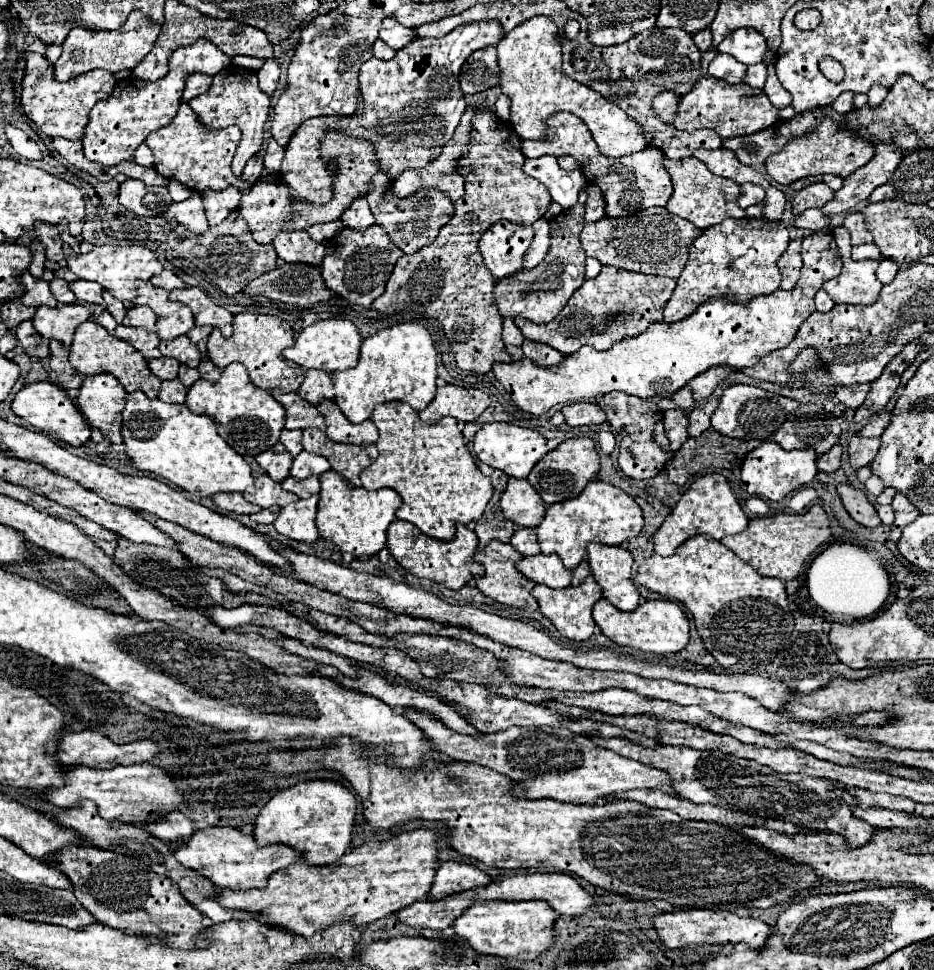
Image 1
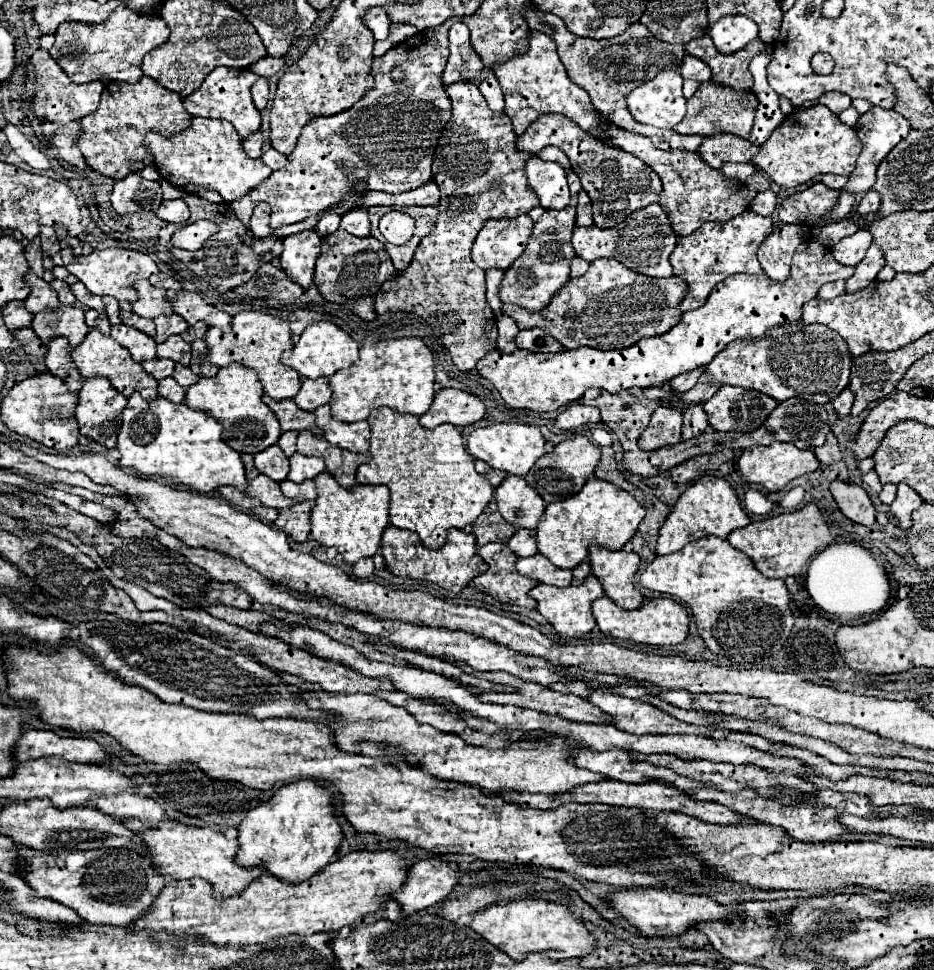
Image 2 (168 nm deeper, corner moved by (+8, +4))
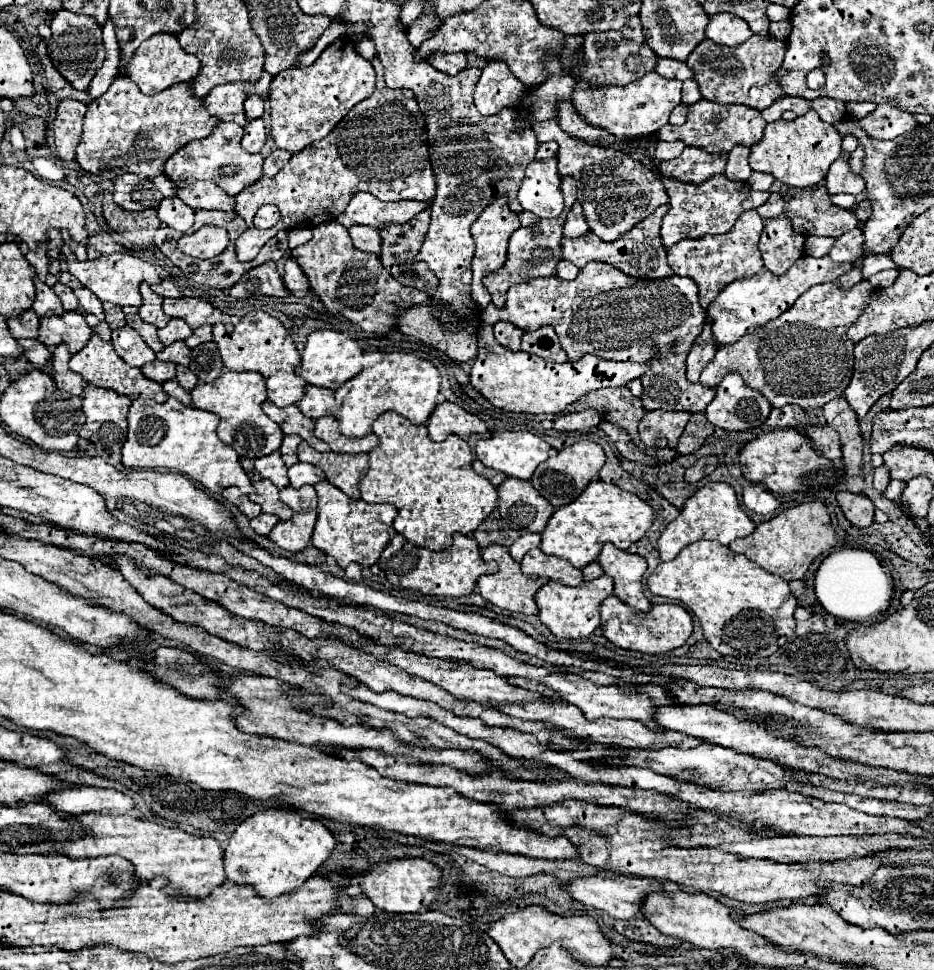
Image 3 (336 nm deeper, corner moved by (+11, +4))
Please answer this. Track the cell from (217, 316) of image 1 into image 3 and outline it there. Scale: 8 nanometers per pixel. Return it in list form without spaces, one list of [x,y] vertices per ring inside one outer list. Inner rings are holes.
[[[165,298],[163,300],[163,312],[171,318],[185,320],[191,328],[203,326],[203,324],[217,324],[223,322],[225,328],[231,332],[231,316],[213,308],[211,304],[203,302],[201,298]]]

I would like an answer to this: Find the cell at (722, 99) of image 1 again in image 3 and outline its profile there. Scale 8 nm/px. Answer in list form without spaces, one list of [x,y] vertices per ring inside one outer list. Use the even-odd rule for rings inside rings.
[[[699,100],[689,106],[687,112],[687,122],[683,126],[673,126],[667,124],[657,132],[659,140],[683,140],[687,146],[697,146],[705,148],[707,152],[729,152],[733,146],[743,144],[743,146],[753,146],[759,142],[765,120],[759,110],[747,108],[745,104],[715,104],[711,100]]]

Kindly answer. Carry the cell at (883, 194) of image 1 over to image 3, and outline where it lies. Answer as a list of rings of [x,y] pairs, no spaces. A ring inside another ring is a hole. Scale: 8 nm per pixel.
[[[863,198],[857,206],[855,206],[855,216],[859,218],[859,222],[867,222],[869,216],[871,216],[871,202],[867,198]]]

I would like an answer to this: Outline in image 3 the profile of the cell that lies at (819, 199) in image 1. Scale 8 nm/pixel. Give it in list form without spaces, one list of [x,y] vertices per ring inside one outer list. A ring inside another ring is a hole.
[[[815,186],[815,188],[805,188],[799,194],[795,194],[787,204],[785,204],[785,216],[791,220],[791,226],[795,232],[803,234],[803,236],[841,236],[853,228],[859,226],[859,220],[855,216],[855,212],[851,210],[843,210],[839,206],[835,206],[831,202],[831,196],[827,192],[825,186]]]

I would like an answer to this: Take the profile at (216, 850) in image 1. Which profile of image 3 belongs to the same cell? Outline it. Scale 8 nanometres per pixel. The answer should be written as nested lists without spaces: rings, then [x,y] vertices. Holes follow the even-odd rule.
[[[83,814],[77,816],[77,820],[81,820],[83,824],[81,836],[61,850],[61,854],[69,858],[117,854],[135,864],[135,876],[139,880],[165,876],[169,880],[169,892],[179,892],[191,898],[209,896],[215,886],[227,882],[223,870],[223,848],[213,836],[193,836],[179,828],[167,828],[157,822],[131,816]]]

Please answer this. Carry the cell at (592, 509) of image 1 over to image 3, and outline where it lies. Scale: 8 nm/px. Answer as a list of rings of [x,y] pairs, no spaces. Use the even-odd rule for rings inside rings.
[[[593,480],[577,500],[553,512],[541,534],[539,548],[545,554],[569,560],[575,568],[585,568],[589,562],[597,560],[603,544],[611,542],[617,548],[627,550],[633,542],[643,538],[643,534],[651,528],[651,522],[653,510],[639,496],[625,492],[615,484]]]

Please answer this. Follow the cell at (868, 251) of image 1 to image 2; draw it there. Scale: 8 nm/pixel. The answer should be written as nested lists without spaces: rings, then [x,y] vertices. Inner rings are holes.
[[[862,228],[856,234],[842,238],[836,246],[832,246],[832,254],[840,264],[856,266],[864,258],[870,244],[872,244],[872,234]]]

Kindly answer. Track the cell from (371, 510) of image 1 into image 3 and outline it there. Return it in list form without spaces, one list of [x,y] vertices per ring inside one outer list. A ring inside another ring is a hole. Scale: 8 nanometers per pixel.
[[[327,480],[315,486],[317,492],[317,522],[311,536],[311,544],[325,554],[333,556],[341,568],[347,568],[351,562],[361,566],[373,566],[381,556],[383,548],[389,542],[389,530],[397,516],[395,506],[391,504],[367,504],[365,500],[353,500],[343,494],[337,486]]]

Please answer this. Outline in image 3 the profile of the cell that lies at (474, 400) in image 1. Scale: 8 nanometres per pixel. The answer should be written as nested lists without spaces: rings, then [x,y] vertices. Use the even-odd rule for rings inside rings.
[[[445,400],[431,412],[427,420],[427,432],[431,440],[441,442],[449,434],[457,434],[461,438],[467,438],[469,434],[483,434],[487,432],[487,424],[475,414],[463,410],[459,404]]]

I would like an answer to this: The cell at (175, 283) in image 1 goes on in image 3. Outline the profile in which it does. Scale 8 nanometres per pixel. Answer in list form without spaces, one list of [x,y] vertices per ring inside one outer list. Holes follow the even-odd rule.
[[[163,280],[161,284],[157,284],[155,288],[151,288],[153,292],[157,292],[159,296],[171,296],[171,298],[179,298],[181,296],[181,292],[177,290],[177,286],[173,284],[173,282],[169,282],[169,280]]]

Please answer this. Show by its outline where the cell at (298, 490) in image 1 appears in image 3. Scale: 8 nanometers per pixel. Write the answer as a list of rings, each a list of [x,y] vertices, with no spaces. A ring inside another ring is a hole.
[[[287,486],[281,490],[281,500],[293,510],[293,512],[309,512],[317,508],[317,494],[313,486],[303,486],[299,490]]]

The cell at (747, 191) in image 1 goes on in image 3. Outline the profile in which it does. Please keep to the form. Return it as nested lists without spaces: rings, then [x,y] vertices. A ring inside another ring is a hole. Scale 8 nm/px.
[[[751,172],[749,176],[749,186],[755,188],[755,190],[769,190],[771,184],[773,184],[773,176],[771,174],[765,174],[765,172]]]

